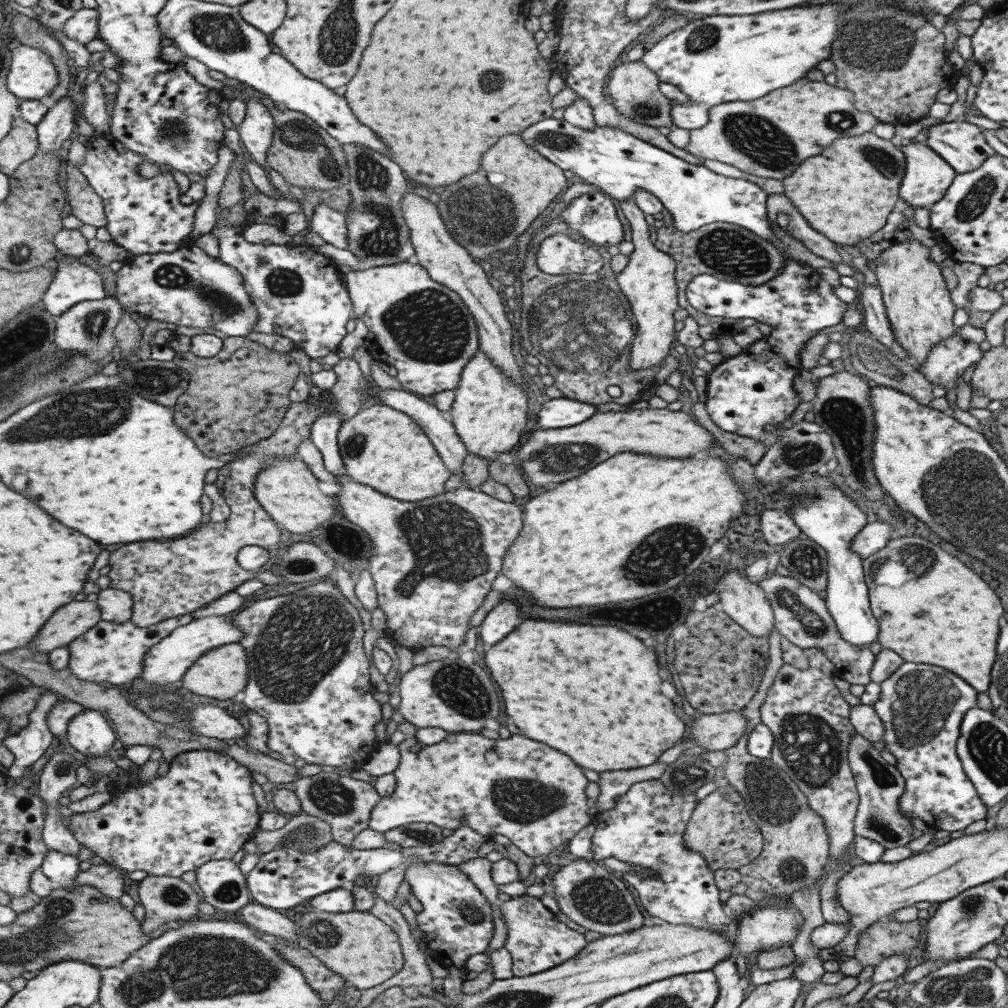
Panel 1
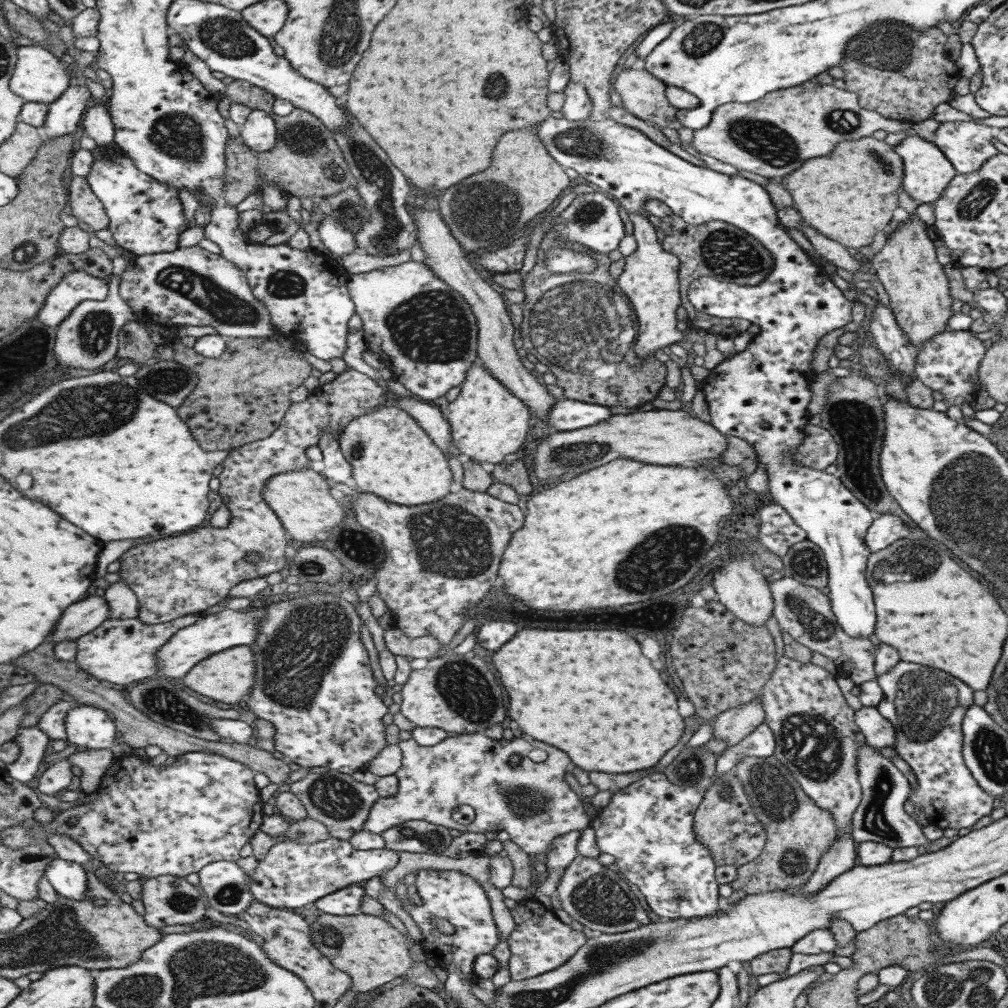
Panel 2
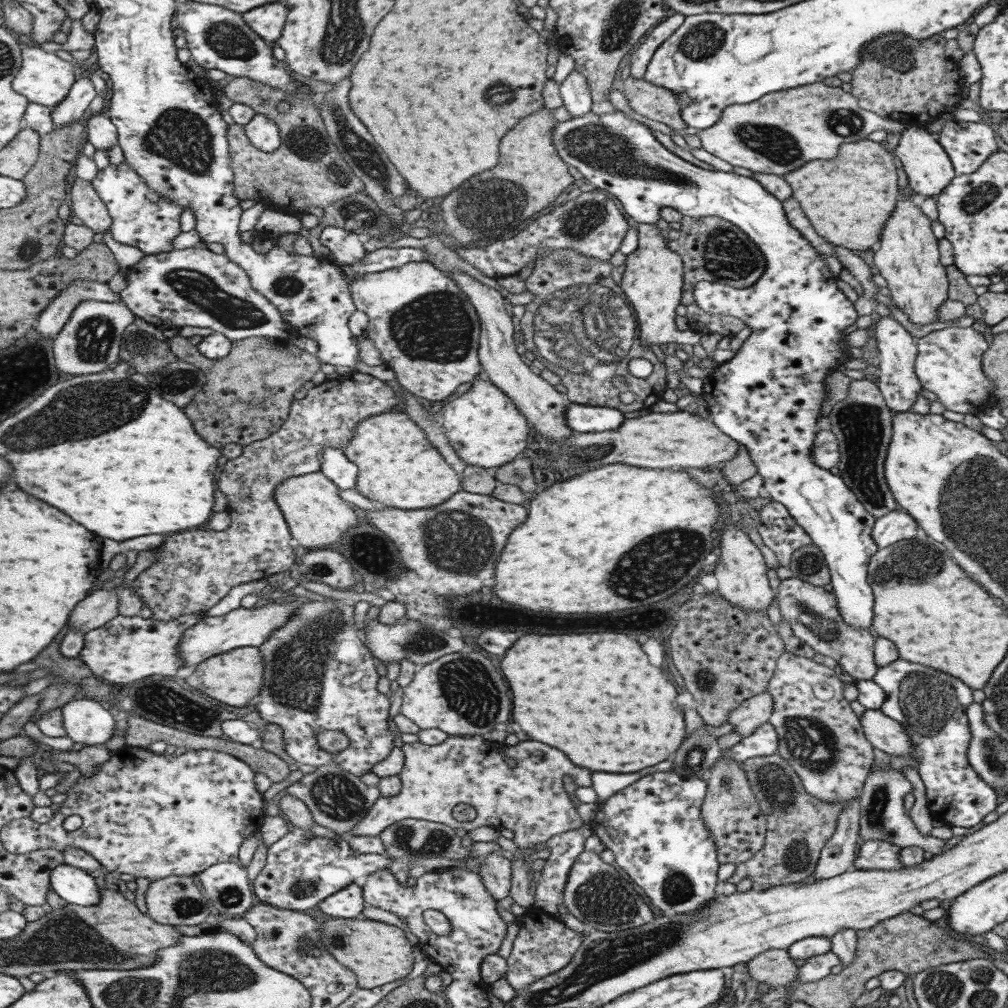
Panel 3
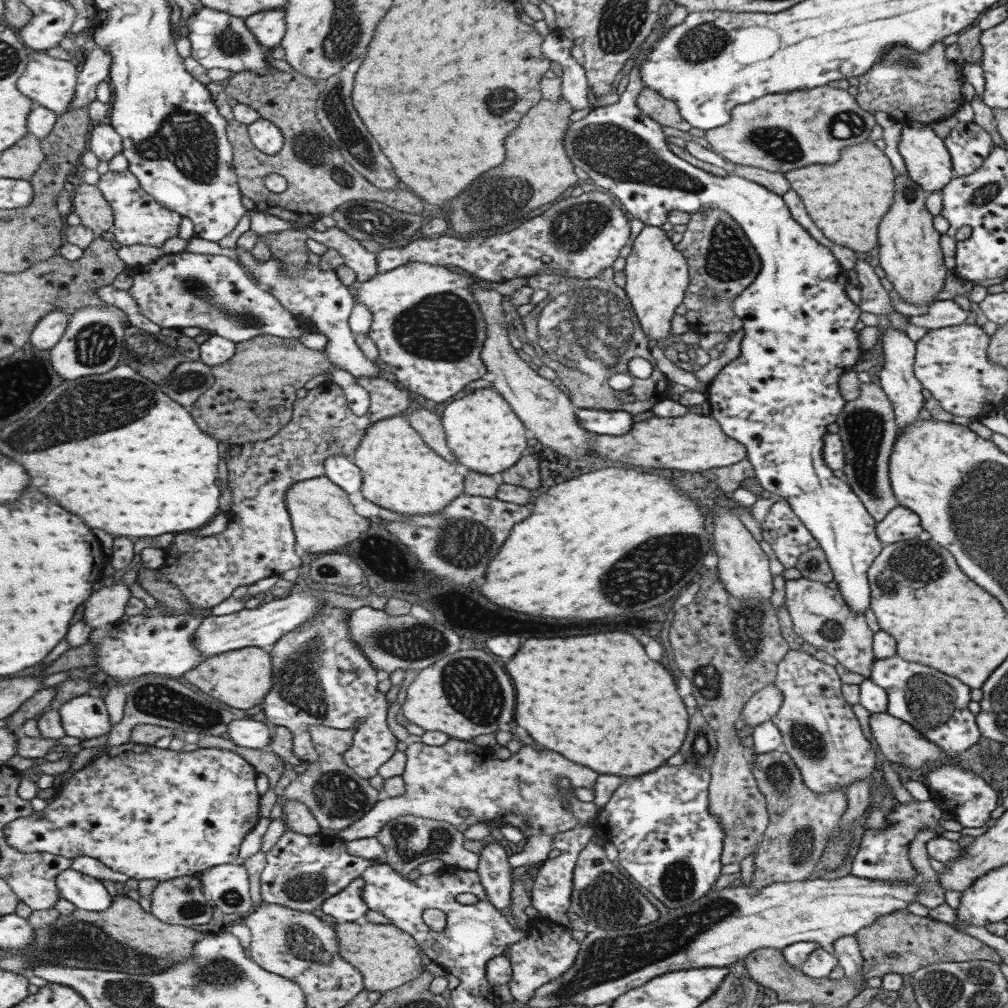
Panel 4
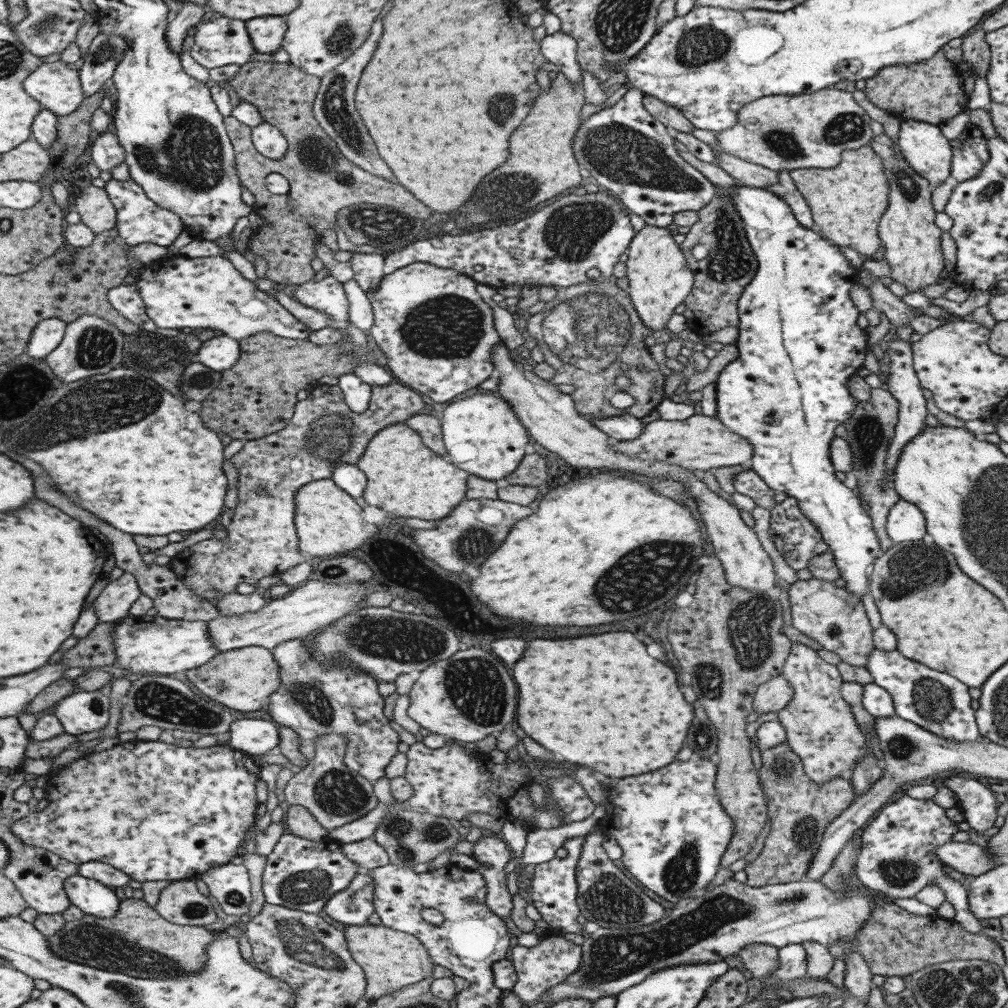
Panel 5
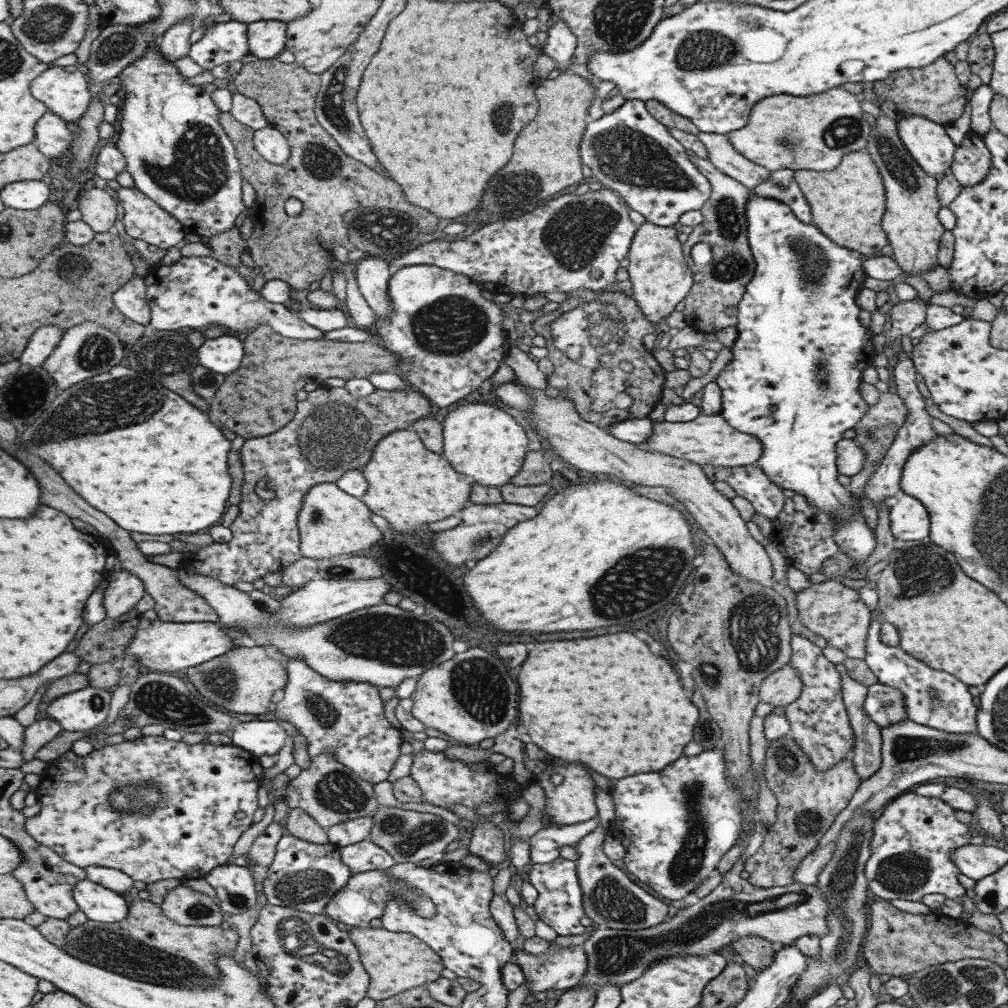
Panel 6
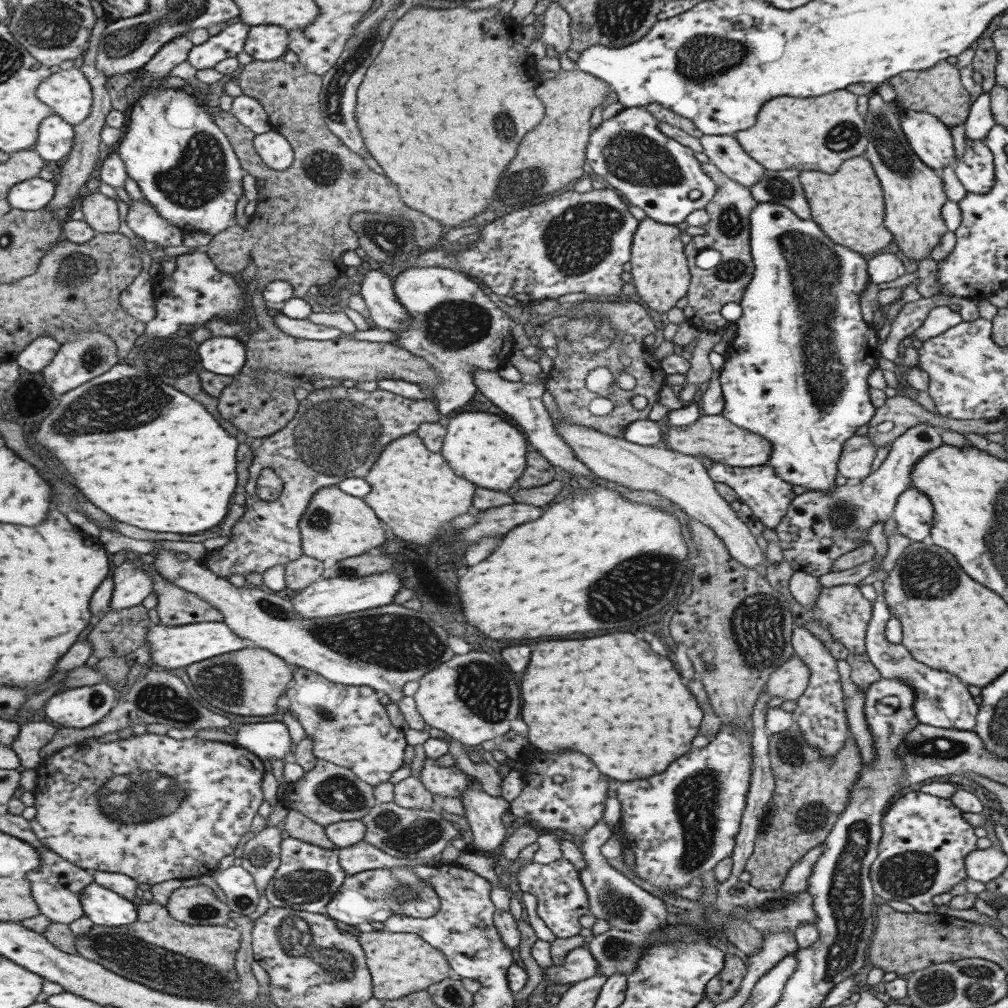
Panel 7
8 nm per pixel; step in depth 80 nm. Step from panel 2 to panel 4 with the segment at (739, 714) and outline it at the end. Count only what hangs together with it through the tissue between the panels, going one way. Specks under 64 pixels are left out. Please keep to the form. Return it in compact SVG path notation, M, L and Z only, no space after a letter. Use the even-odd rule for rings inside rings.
M768 684L754 693L741 710L741 718L745 727L754 727L770 719L781 708L781 691L776 686Z

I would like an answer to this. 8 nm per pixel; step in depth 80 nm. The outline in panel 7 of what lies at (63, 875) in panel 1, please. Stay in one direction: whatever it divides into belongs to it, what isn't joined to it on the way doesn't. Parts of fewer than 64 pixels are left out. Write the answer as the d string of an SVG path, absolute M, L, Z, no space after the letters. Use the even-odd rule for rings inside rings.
M97 883L84 888L81 902L85 914L99 926L121 926L135 920L136 906L130 900Z

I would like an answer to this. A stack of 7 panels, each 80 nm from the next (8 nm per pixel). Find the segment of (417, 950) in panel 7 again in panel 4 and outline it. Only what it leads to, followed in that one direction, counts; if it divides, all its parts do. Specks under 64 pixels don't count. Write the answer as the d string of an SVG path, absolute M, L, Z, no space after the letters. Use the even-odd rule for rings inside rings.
M368 921L342 922L332 926L336 937L336 945L340 957L354 966L363 978L363 989L369 992L383 994L385 991L397 988L403 983L415 980L420 973L421 959L417 955L418 944L413 937L392 924L375 924Z

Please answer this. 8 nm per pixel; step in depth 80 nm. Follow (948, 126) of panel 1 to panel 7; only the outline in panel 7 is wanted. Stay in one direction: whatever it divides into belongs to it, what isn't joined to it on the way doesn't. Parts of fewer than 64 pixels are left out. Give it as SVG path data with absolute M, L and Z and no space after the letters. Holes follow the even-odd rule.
M967 139L964 141L964 150L956 158L953 170L961 186L969 193L985 194L990 186L993 186L992 152L980 140Z

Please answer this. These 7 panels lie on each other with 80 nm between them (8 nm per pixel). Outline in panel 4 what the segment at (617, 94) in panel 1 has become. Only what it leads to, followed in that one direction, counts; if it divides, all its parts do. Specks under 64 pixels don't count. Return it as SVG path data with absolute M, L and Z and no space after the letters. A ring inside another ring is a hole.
M643 87L637 93L636 107L659 125L670 126L681 132L687 132L691 128L690 124L681 118L677 105L672 100L658 95L649 87Z

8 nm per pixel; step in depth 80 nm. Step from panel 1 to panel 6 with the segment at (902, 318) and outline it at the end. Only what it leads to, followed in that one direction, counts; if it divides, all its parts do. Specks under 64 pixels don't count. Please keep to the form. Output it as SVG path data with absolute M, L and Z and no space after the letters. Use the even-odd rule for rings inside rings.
M881 113L875 118L875 125L870 126L865 150L869 152L868 155L883 178L885 212L881 218L881 229L892 249L890 258L897 263L901 271L897 278L904 280L907 276L922 277L937 264L939 239L944 232L937 219L940 210L936 197L937 179L925 174L912 159L901 144L896 122Z

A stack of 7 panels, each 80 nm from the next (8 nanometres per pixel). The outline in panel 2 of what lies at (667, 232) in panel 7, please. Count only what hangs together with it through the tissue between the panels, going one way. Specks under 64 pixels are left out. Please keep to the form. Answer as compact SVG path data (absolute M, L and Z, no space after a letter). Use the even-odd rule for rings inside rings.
M637 214L628 215L629 221L633 224L632 235L637 248L624 258L622 272L616 279L616 284L621 293L628 298L631 310L634 312L634 320L637 321L637 338L633 344L635 355L643 359L680 340L703 342L699 336L687 337L685 331L677 331L675 327L677 324L675 312L680 307L678 268L681 264L679 260L661 249L661 235L646 218L641 218L641 215Z

